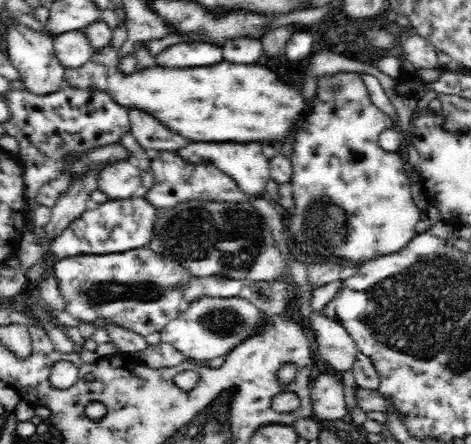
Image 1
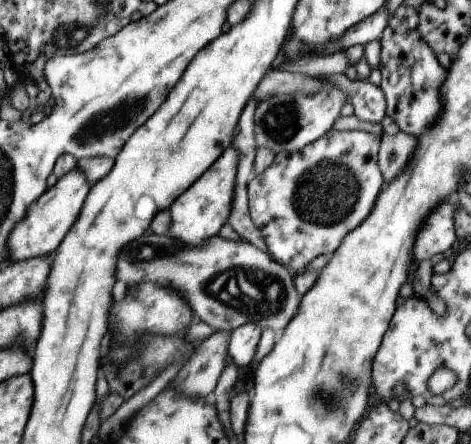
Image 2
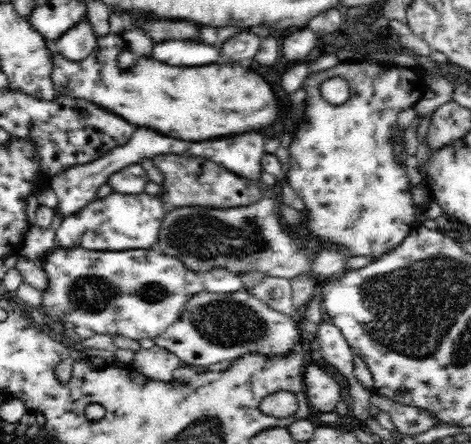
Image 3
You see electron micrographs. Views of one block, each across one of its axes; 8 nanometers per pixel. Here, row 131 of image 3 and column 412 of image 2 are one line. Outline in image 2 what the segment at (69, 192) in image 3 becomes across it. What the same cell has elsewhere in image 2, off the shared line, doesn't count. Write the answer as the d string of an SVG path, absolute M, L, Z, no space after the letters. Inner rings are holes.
M397 132L393 136L387 134L381 136L377 164L385 182L395 178L395 174L405 166L413 148L415 148L415 138L405 132Z

